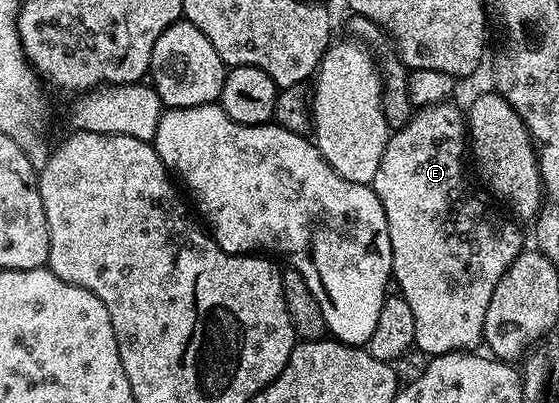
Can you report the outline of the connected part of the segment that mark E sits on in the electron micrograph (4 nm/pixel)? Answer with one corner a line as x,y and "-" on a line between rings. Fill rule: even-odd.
439,101
429,106
415,110
406,124
397,128
391,134
388,145
384,149
384,157
380,157
380,169
376,169
376,177
373,181
376,197
380,197
380,205
384,205
384,213
388,217
388,233
392,237
392,265
394,266
393,282
398,283
397,290
403,299
408,301
408,309
412,309
412,317
416,317
416,337
414,347
422,350
426,357
446,355
450,351
469,351
477,348
483,342
485,329
485,314
488,312
489,302
500,281
505,277
506,271
516,261
524,250
522,244
522,231
510,219
501,219
492,208
486,207
486,203
478,195
470,192
466,184
466,175
462,172
462,158
468,155
468,126
467,116
452,101

